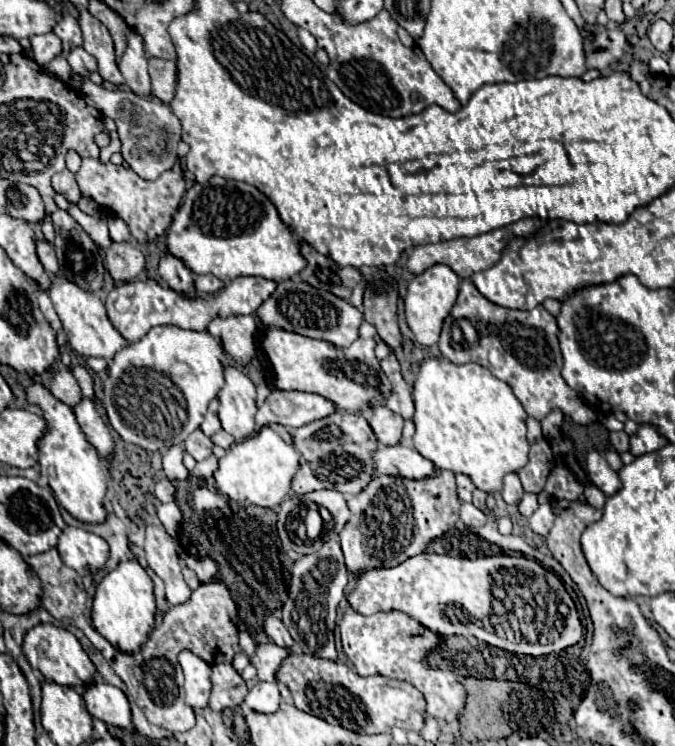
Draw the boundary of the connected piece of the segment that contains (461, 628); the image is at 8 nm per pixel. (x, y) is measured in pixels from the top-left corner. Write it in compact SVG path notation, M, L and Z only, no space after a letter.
M422 552L412 556L398 566L392 568L370 568L362 570L354 576L354 588L348 594L350 606L364 616L376 612L404 612L424 628L434 634L460 634L460 636L476 636L478 640L508 650L516 654L544 656L550 652L560 652L564 648L574 646L582 640L582 624L576 612L576 606L566 592L560 578L544 570L534 558L526 558L520 554L500 554L500 556L482 556L482 558L452 558L438 556L432 552Z

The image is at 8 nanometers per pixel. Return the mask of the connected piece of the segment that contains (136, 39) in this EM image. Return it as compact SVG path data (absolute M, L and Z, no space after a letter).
M132 28L126 30L126 50L118 62L118 68L126 80L126 86L138 96L150 96L148 60L144 52L144 40Z

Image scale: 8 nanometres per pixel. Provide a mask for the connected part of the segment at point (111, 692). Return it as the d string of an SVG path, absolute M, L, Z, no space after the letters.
M98 680L98 684L96 682L86 684L82 696L84 696L88 712L94 718L98 718L106 724L112 724L112 726L128 728L130 704L128 704L126 694L120 688L108 684L104 680Z

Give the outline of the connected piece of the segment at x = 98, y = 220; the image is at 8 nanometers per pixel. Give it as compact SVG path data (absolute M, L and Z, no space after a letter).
M70 204L68 212L70 212L70 216L90 234L90 238L92 238L98 246L106 248L106 246L110 244L108 222L106 222L104 216L88 216L88 214L84 214L76 204Z

